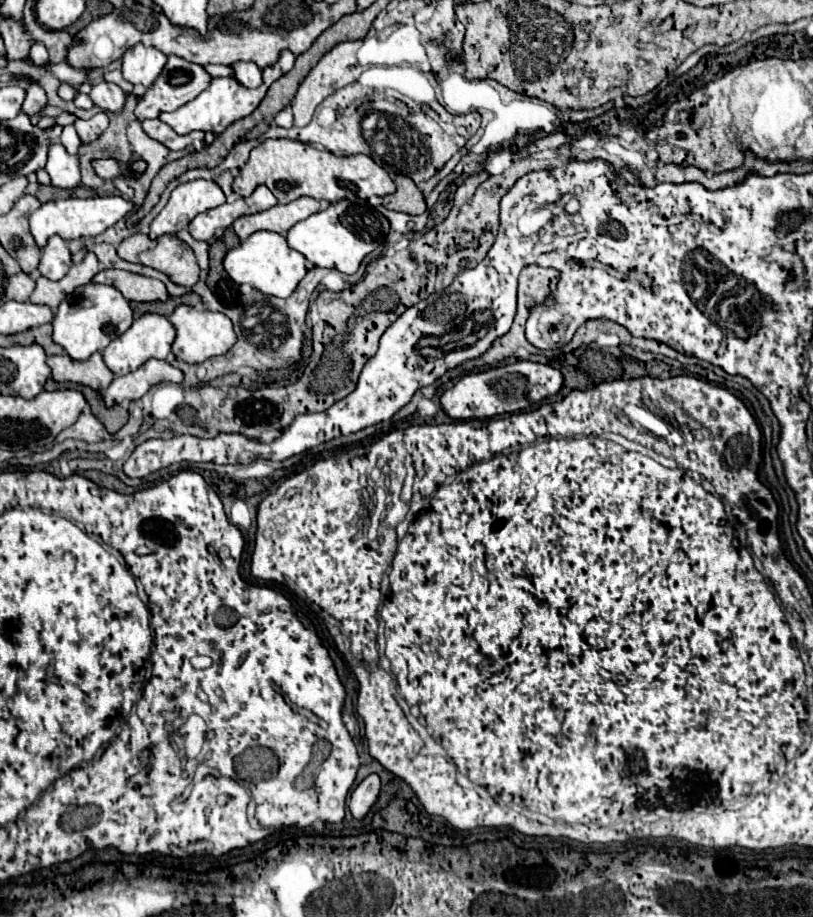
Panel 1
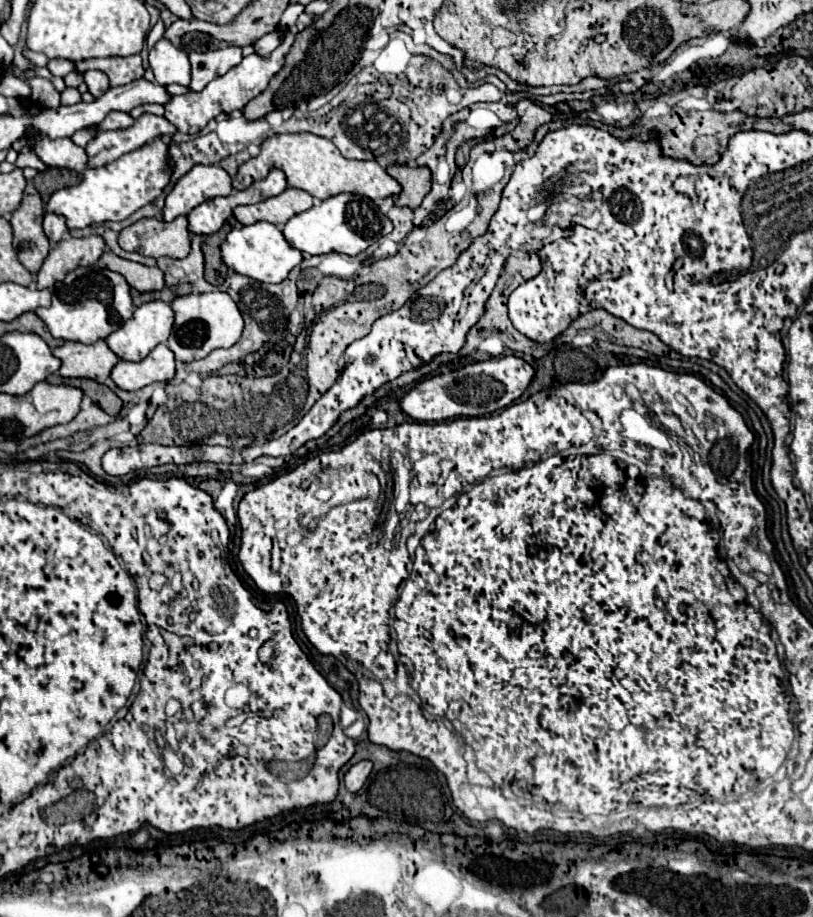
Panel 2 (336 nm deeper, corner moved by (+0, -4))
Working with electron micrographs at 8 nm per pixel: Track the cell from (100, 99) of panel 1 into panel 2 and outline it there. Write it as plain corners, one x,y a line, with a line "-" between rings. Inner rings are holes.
86,71
86,73
84,73
84,81
86,81
86,85
88,85
88,91
90,91
94,97
100,97
100,95
104,95
104,93
110,89
108,75
102,73
102,71

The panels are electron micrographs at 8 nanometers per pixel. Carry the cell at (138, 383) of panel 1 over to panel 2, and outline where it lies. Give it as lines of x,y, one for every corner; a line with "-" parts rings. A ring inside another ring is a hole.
156,345
142,361
118,361
112,369
112,381
124,391
138,391
154,381
170,381
174,377
174,353
164,345

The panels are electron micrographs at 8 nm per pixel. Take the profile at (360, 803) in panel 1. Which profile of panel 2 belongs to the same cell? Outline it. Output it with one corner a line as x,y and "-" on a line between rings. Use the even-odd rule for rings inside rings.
358,761
358,763
354,763
354,765
346,771
346,775
344,775
346,789
352,791
352,793
360,791
360,787
366,783
370,771
372,771
372,761

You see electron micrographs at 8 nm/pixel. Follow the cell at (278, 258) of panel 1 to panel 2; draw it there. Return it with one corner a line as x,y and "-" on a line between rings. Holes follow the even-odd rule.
256,221
254,225
232,229
228,233
228,237
222,243
222,259
230,269
234,269
240,275
252,277
262,283
280,283
296,265
300,265
302,253
284,239
280,227
268,221

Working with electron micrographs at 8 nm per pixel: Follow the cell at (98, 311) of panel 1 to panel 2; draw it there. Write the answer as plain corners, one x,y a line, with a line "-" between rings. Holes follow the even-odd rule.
78,267
68,273
60,283
56,283
52,305
36,309
36,315
46,323
48,331
56,339
94,343
96,339
106,339
122,323
132,317
134,305
130,297
130,285
120,273
104,267

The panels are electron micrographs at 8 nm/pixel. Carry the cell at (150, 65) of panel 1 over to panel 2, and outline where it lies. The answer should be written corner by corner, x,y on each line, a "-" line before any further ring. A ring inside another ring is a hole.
160,39
150,49
150,67
160,85
188,85
190,83
190,61
188,53
176,49
168,39

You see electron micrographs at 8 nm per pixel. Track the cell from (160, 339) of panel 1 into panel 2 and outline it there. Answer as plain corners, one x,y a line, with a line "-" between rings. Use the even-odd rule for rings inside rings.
150,301
150,303
144,303
144,305
136,307
134,315
118,331
110,333
106,343
120,359
124,359
124,361
140,361
158,343
166,343
168,341
172,325
174,325
174,311
172,311
172,307
168,303
164,303
164,301

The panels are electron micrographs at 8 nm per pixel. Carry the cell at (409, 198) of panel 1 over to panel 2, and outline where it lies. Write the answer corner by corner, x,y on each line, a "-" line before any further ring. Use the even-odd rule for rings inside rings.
388,165
386,171
402,185
402,193
394,197
396,205
414,209
428,195
428,191
430,191
430,169
428,167

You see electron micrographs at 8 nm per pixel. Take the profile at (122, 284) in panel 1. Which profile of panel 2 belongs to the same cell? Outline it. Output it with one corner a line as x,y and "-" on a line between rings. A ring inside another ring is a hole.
106,249
102,253
98,265
124,275
128,285
134,287
140,293
144,293
144,291
158,291
158,289
164,287
164,273
158,267
146,267
146,265
122,259
122,257
114,255
110,249

